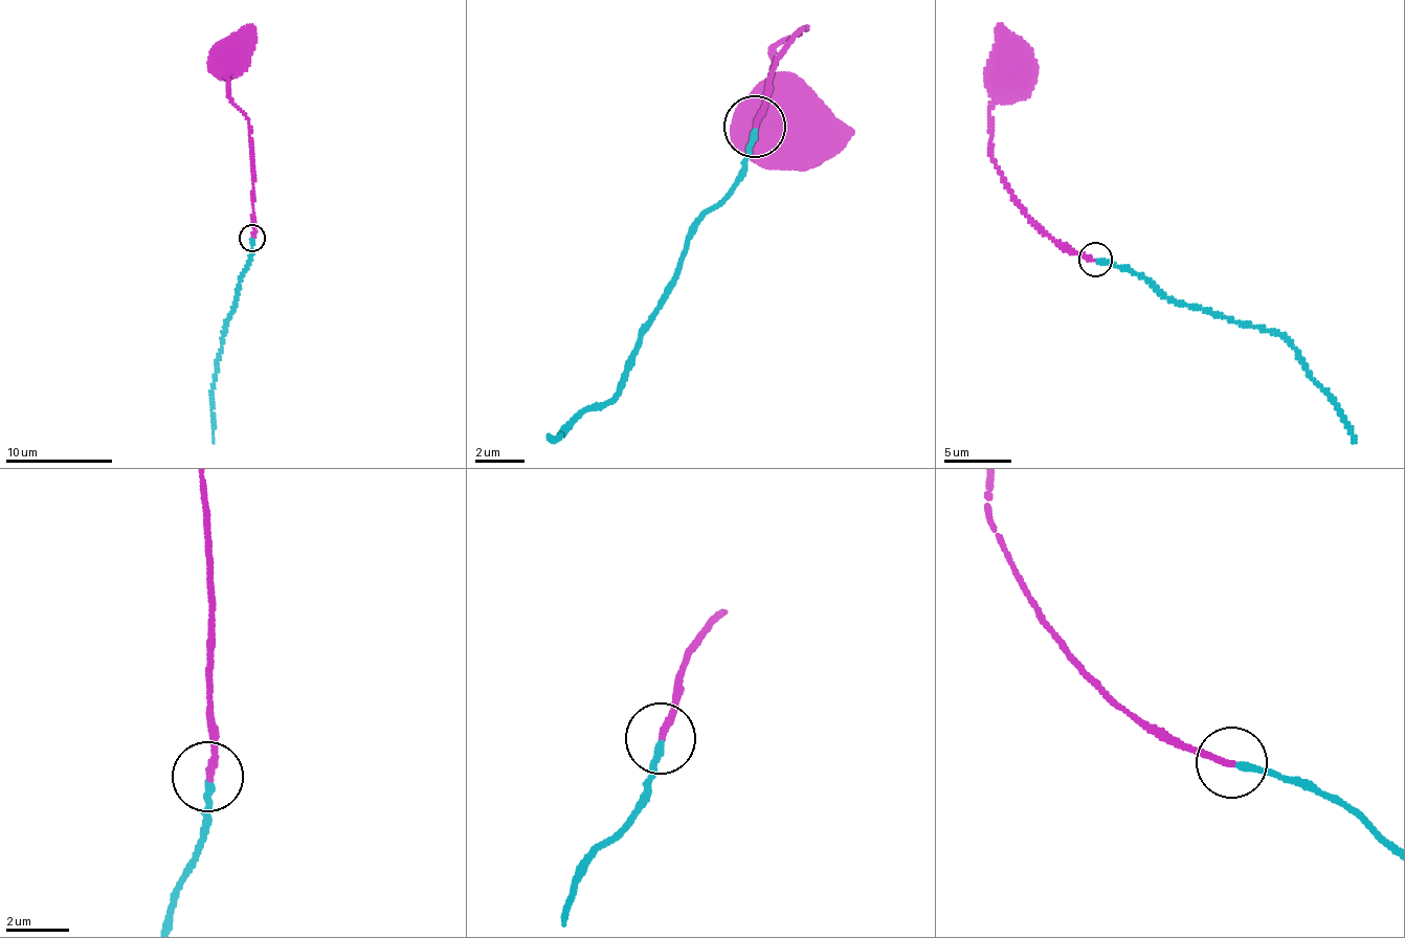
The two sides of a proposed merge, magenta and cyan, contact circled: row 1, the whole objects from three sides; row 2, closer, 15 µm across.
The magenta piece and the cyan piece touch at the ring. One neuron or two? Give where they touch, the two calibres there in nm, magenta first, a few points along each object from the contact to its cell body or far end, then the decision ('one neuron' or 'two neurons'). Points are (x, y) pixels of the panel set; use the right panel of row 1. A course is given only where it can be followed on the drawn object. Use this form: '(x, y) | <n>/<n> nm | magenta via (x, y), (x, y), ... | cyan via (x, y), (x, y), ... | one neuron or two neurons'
(1095, 260) | 200/220 nm | magenta via (1094, 260), (1070, 253), (1025, 213), (991, 158), (988, 129), (993, 92), (1003, 77) | cyan via (1097, 260), (1128, 266), (1176, 302), (1274, 330), (1296, 352), (1303, 367), (1335, 405), (1356, 442) | one neuron

